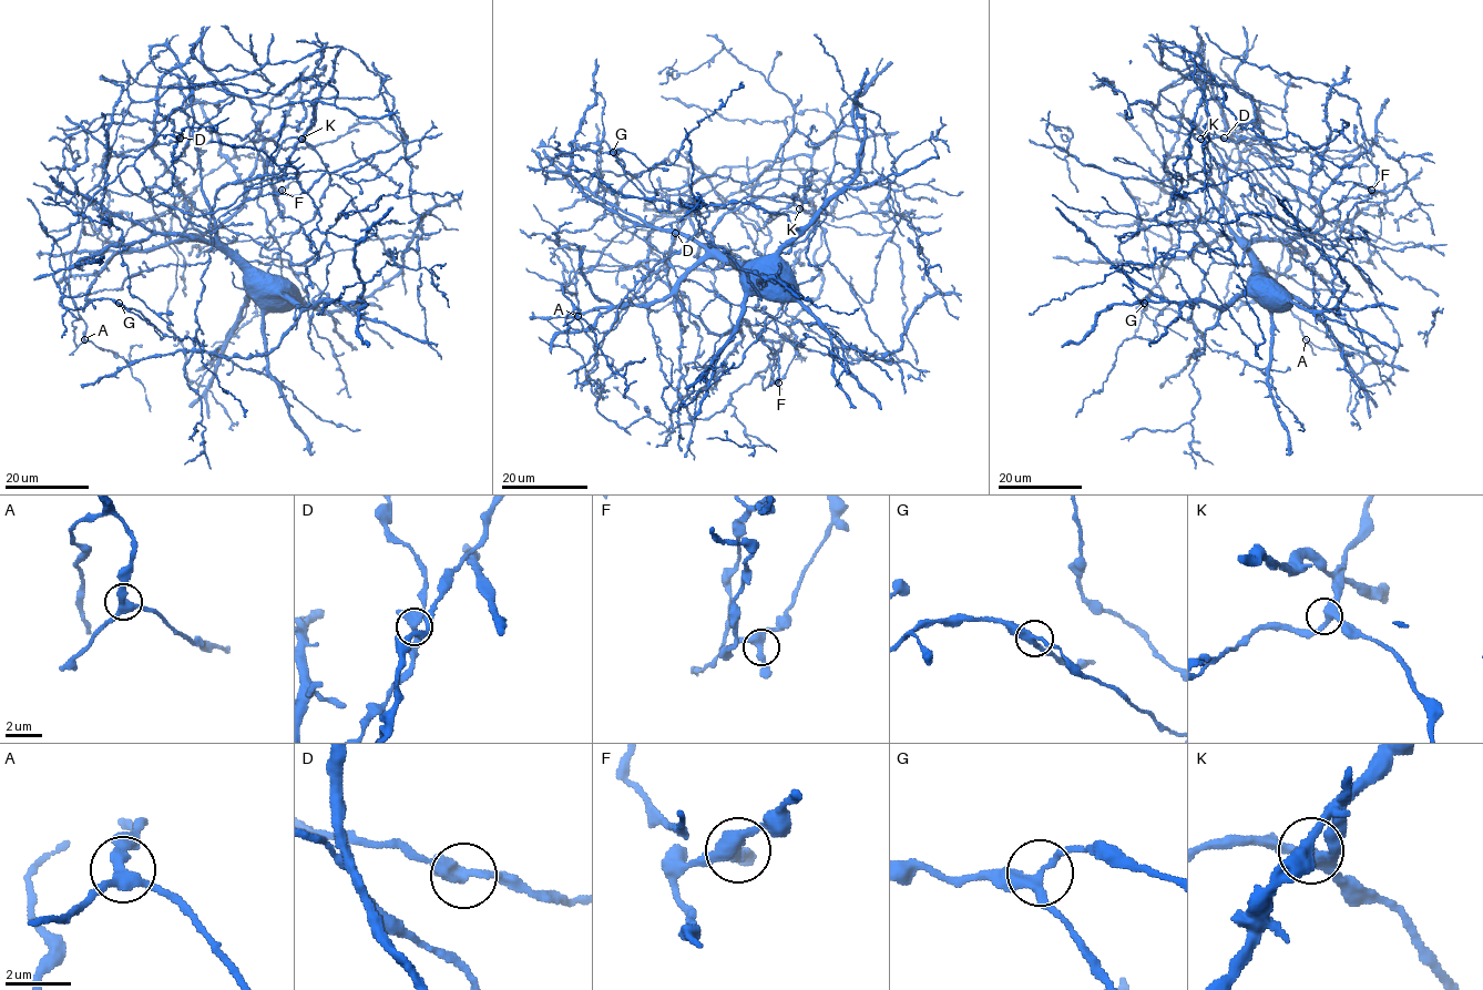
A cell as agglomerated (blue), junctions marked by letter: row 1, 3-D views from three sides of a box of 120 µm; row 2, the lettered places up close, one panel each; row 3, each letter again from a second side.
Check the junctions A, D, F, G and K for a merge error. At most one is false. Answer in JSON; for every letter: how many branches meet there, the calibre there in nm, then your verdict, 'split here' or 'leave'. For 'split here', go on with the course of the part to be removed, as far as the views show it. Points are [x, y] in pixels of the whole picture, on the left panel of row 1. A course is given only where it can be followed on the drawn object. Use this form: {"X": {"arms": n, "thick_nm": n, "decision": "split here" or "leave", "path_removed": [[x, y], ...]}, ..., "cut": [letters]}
{"A": {"arms": 3, "thick_nm": 320, "decision": "leave"}, "D": {"arms": 3, "thick_nm": 360, "decision": "leave"}, "F": {"arms": 3, "thick_nm": 360, "decision": "leave"}, "G": {"arms": 3, "thick_nm": 300, "decision": "leave"}, "K": {"arms": 3, "thick_nm": 320, "decision": "leave"}, "cut": []}

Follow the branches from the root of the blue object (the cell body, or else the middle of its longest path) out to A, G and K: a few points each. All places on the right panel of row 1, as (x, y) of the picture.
A: (1246, 208), (1193, 160), (1169, 156), (1155, 123), (1159, 93), (1204, 67), (1286, 226), (1276, 284), (1306, 339)
G: (1246, 208), (1193, 160), (1169, 157), (1163, 187), (1173, 208), (1172, 247), (1145, 309), (1144, 303)
K: (1246, 208), (1284, 243), (1302, 236), (1316, 241), (1278, 230), (1249, 183), (1221, 166), (1200, 139)

